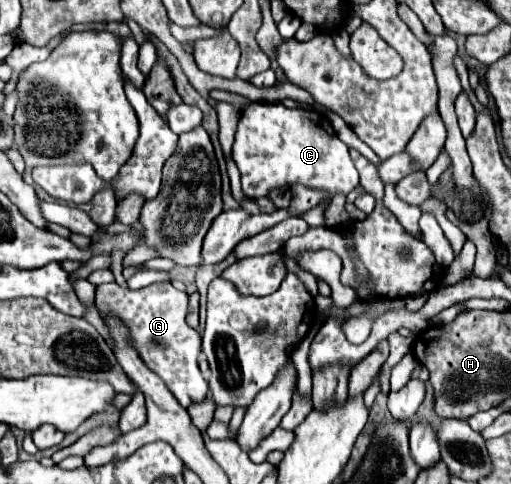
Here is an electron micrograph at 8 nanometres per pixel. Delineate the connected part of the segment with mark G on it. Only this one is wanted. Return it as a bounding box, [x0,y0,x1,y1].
[95,283,207,407]

